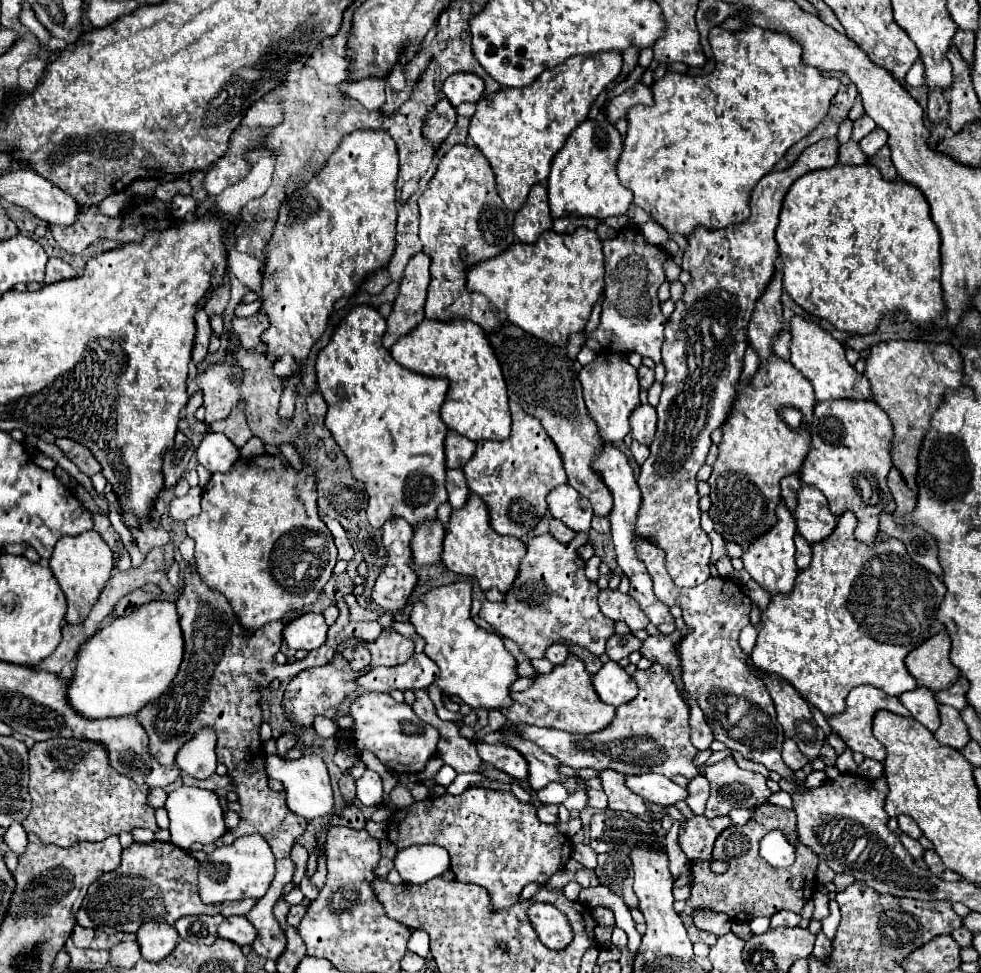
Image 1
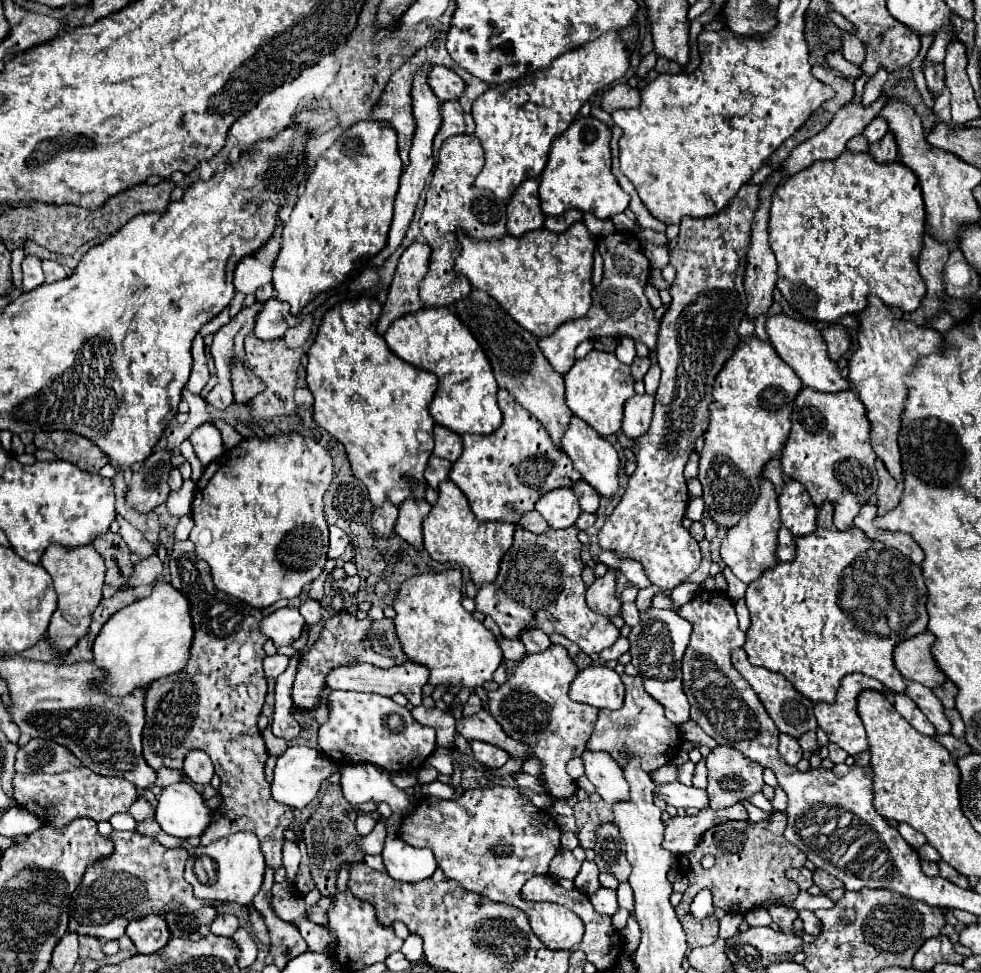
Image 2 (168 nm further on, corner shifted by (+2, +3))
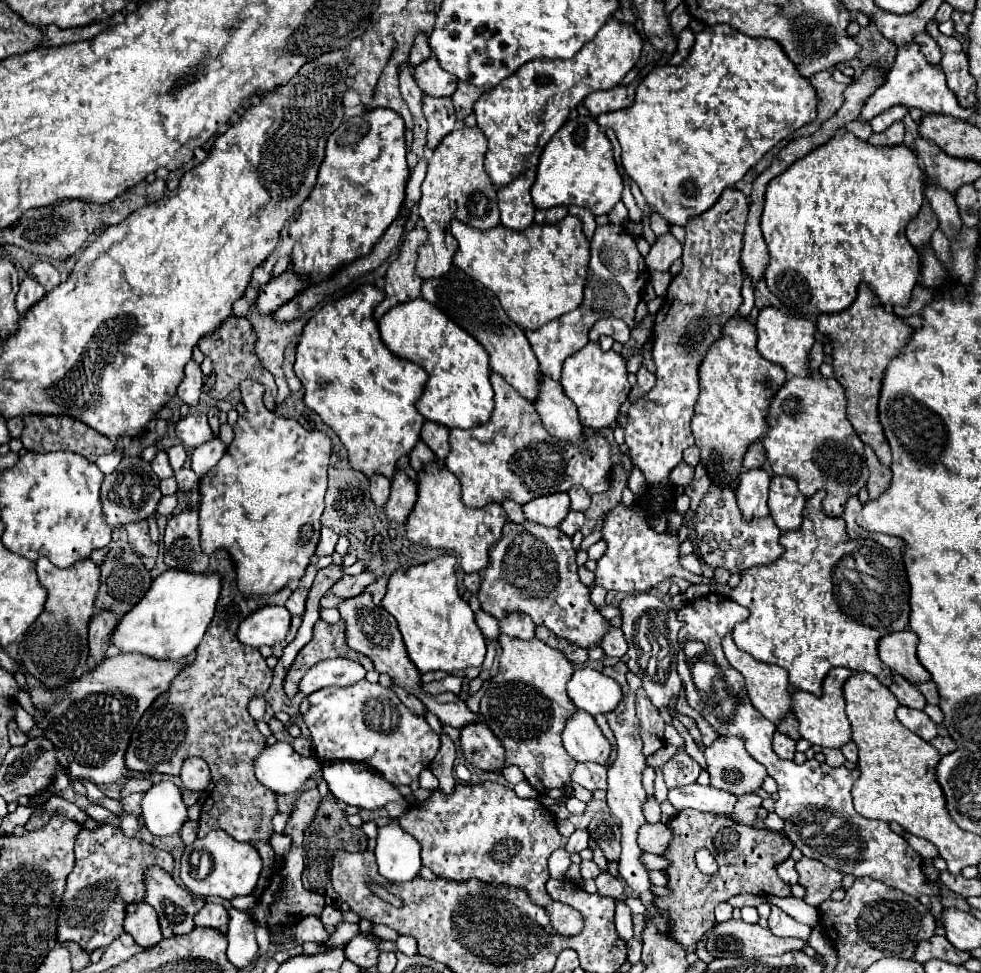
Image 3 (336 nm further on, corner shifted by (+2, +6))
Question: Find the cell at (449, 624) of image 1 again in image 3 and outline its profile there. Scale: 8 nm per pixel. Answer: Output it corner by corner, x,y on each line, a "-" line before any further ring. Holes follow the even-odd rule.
440,556
426,564
396,570
382,600
382,608
398,622
408,658
422,674
430,670
460,672
468,666
478,668
486,656
486,642
474,622
474,612
458,594
454,564
454,556

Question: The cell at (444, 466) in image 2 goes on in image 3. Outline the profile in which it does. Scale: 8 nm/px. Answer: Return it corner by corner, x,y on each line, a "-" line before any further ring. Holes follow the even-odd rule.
420,440
420,442
416,442
416,446
414,446
414,450
408,454
408,458
410,458
410,466
418,472
418,470
422,468
422,464
434,460
434,454
432,454
430,448

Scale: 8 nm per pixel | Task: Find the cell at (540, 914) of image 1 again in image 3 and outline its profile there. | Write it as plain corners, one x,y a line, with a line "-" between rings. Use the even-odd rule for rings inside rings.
456,784
452,794
434,790
428,800
414,804
398,824
412,834
422,846
422,864
436,876
464,882
478,878
484,882
502,882
524,888
532,902
544,906
550,914
552,926
566,936
582,930
584,922
578,910
554,902
546,894
548,858
554,850
566,846
566,838
558,832
552,814
538,802
518,798
514,790
496,784

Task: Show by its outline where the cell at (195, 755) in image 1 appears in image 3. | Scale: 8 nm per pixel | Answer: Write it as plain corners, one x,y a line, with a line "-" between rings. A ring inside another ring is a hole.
186,758
182,764
180,780
186,790
204,792
210,784
210,770
202,758

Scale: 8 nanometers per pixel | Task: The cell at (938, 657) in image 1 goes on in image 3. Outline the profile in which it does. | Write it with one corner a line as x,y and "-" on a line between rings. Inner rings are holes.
910,630
888,634
878,644
878,656
890,670
898,672
908,682
922,684
930,680
930,674
916,658
916,642
918,642
918,636

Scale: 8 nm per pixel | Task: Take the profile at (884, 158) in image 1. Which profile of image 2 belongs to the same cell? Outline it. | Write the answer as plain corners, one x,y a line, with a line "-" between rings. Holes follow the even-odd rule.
888,131
878,143
870,145
870,155
878,163
894,163
898,159
898,149
896,149
894,135

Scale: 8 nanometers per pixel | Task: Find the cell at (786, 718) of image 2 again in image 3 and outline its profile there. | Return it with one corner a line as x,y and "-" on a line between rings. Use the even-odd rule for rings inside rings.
726,634
726,638
722,638
722,648
724,648
724,656
726,660
744,676
744,684
746,684
746,692
748,698
752,702
752,706
768,720
772,722
780,722
790,710
792,710
792,702
790,702
790,684
788,684
788,674
786,670
774,666
774,664
764,664
754,660
748,652
738,650
738,646
734,644
732,636

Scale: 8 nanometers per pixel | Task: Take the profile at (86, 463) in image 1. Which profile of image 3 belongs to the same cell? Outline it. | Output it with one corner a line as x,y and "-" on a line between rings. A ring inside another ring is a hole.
28,414
24,416
24,432
20,436
22,444
26,450
32,452
54,452
54,450
70,450
76,452
84,458
88,458
90,462
96,462
98,456
102,454
110,454
116,448
114,440
104,438
104,434
98,434
94,428
78,422
76,418
70,416
38,416
38,414

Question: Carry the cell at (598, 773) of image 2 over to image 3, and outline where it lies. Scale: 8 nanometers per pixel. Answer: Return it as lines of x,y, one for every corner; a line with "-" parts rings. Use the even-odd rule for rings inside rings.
576,710
566,720
562,730
562,744
576,762
600,762
604,766
610,756
610,744
600,732
594,716

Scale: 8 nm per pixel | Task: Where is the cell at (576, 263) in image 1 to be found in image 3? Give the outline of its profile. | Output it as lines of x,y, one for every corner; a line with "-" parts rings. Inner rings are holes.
566,216
558,224
530,224
526,230
510,230
502,224
490,230
476,230
458,220
450,222
452,236
458,240
458,252
454,256
454,264
470,274
472,278
480,280
488,290
492,290
510,320
518,322
522,328
542,328
554,318
560,318
578,308
584,294
584,282
588,276
588,260
590,260
590,242
582,232
582,222
576,216

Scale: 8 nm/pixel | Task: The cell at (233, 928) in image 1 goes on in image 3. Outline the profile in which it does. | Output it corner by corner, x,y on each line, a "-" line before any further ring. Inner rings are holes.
204,904
198,914
194,914
194,924
200,928
218,928
222,924
228,924
228,912
222,904

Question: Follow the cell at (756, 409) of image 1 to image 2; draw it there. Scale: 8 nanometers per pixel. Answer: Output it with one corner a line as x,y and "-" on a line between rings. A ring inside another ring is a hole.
758,337
742,339
718,373
698,479
704,487
706,511
720,529
732,529
758,499
762,469
766,461
782,455
782,445
790,435
794,397
800,389
802,381
794,369
774,353
770,343

